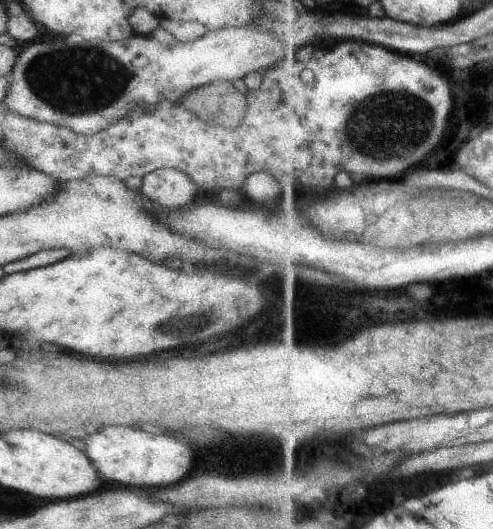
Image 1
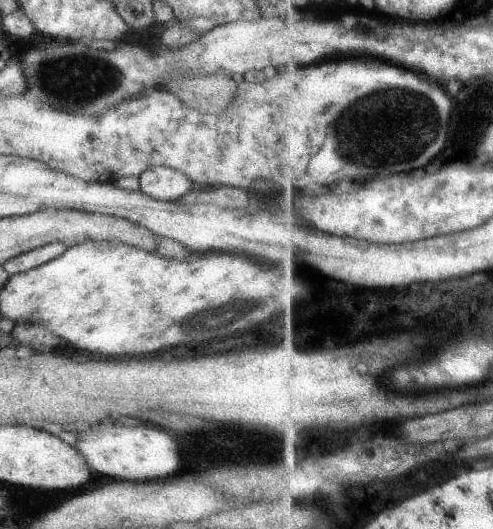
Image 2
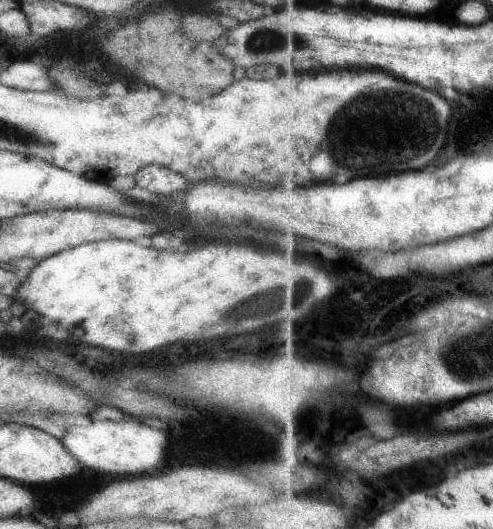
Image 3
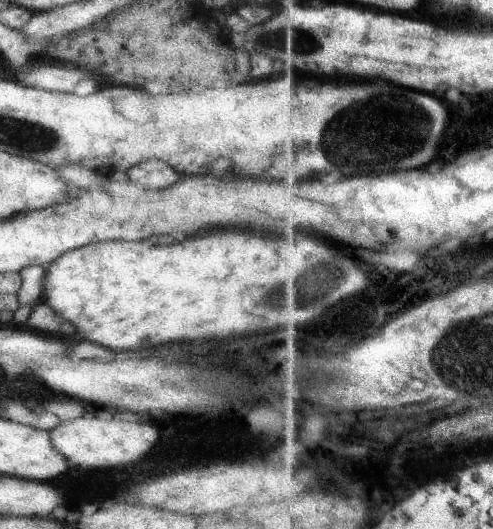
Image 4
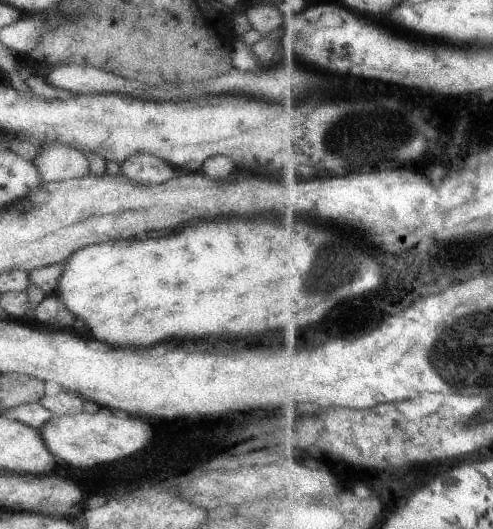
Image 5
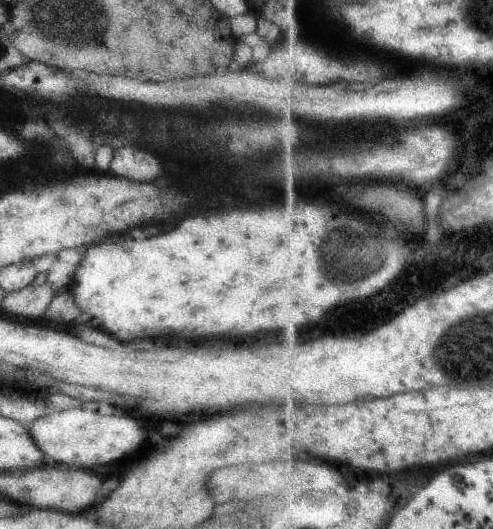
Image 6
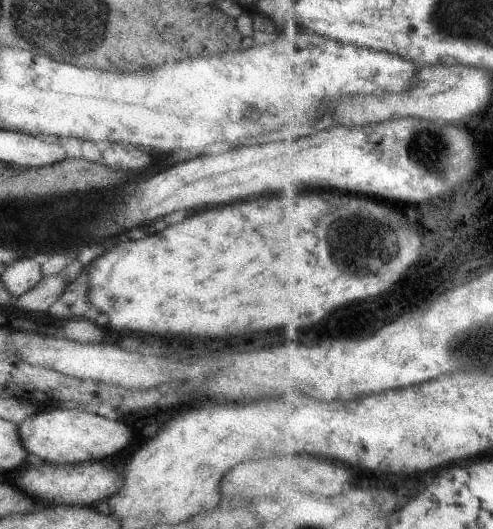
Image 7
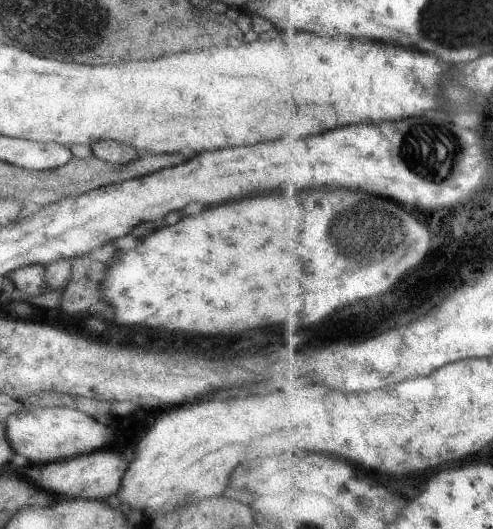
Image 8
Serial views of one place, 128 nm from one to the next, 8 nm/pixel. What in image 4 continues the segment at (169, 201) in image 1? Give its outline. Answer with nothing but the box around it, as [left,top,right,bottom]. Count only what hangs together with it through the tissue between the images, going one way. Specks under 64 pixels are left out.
[127,160,179,189]

